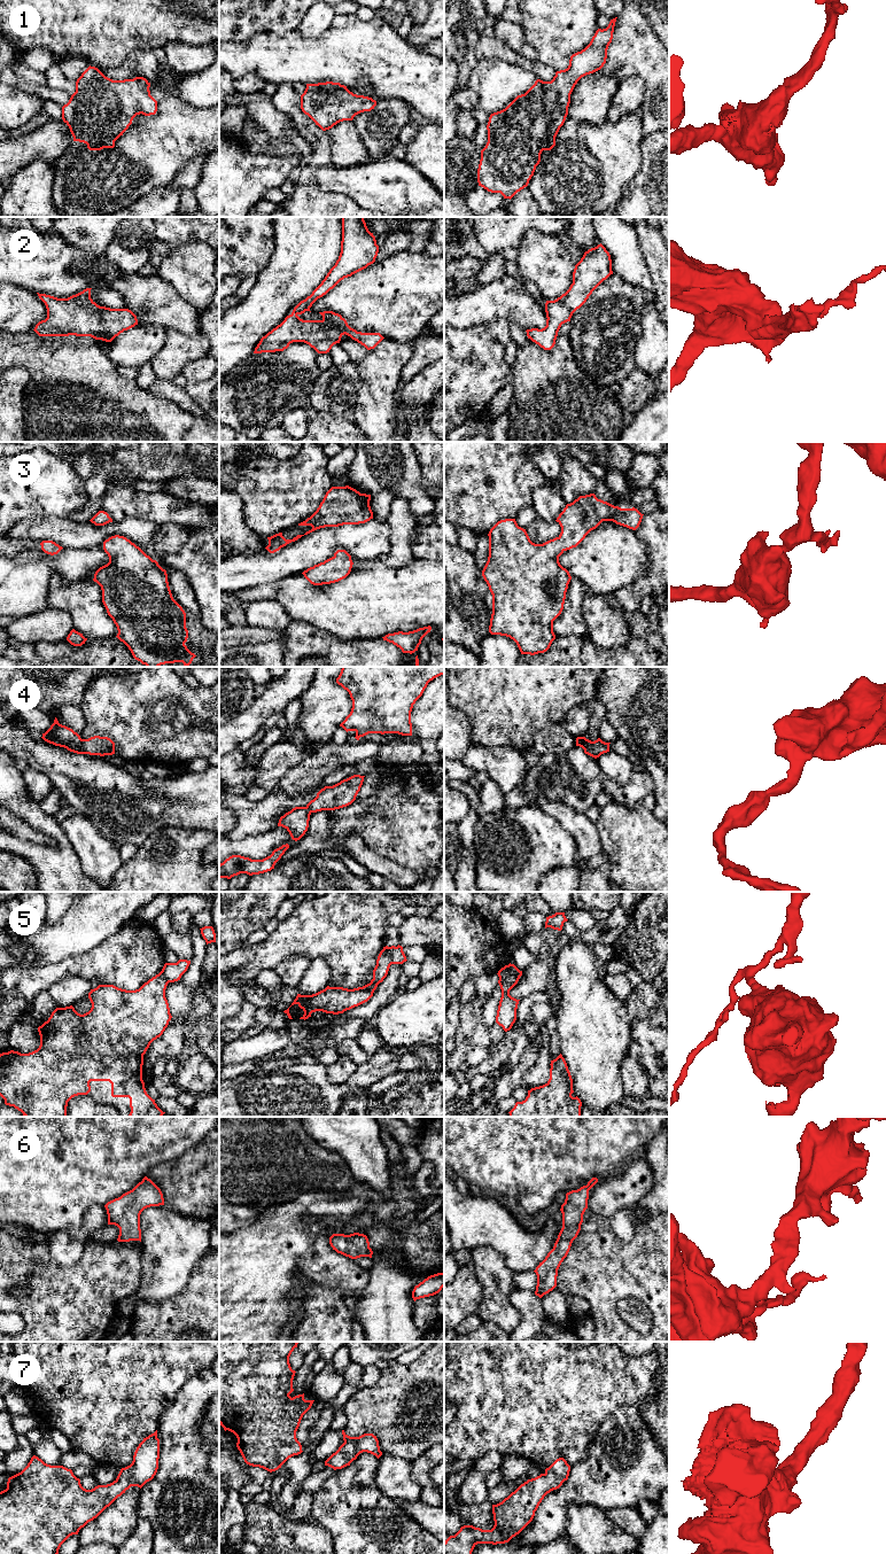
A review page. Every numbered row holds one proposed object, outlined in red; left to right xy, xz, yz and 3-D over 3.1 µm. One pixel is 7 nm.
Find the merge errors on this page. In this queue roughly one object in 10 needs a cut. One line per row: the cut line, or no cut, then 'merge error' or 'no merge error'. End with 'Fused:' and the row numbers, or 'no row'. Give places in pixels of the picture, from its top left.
1: no cut; no merge error
2: no cut; no merge error
3: no cut; no merge error
4: cut in xy along (80, 739), (84, 753); merge error
5: no cut; no merge error
6: no cut; no merge error
7: no cut; no merge error
Fused: 4

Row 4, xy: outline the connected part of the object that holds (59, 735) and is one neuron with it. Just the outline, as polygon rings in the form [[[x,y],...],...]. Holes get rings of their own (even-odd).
[[[56,717],[50,728],[42,733],[41,738],[49,744],[64,747],[70,752],[84,754],[80,736],[72,729],[60,724]]]

